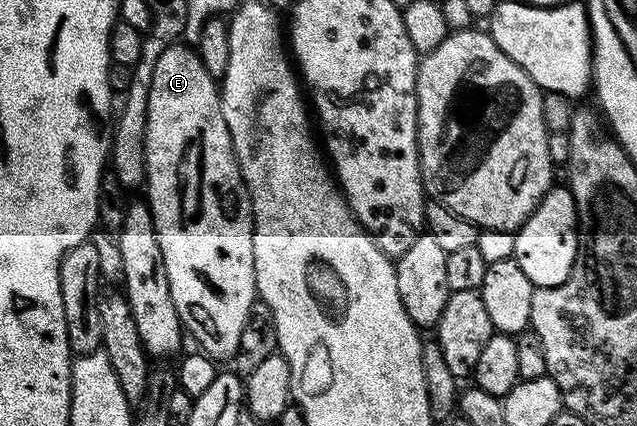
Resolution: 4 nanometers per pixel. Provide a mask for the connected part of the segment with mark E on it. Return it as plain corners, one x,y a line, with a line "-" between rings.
177,44
166,48
158,65
154,68
154,76
150,84
150,104
148,105
148,123
146,124
146,201
154,216
154,228
158,232
158,244
162,244
162,260
166,264
166,280
170,280
170,296
174,300
174,308
180,317
180,325
197,342
199,349
213,360
220,358
235,359
238,352
238,340
242,340
242,328
246,328
252,316
252,308
257,305
256,273
254,272
254,240
252,239
252,201
248,195
246,184
242,180
240,165
236,153
232,151
230,128
226,128
226,116
222,116
220,103
221,87
217,79
206,72
206,64
202,64
199,54
188,44

